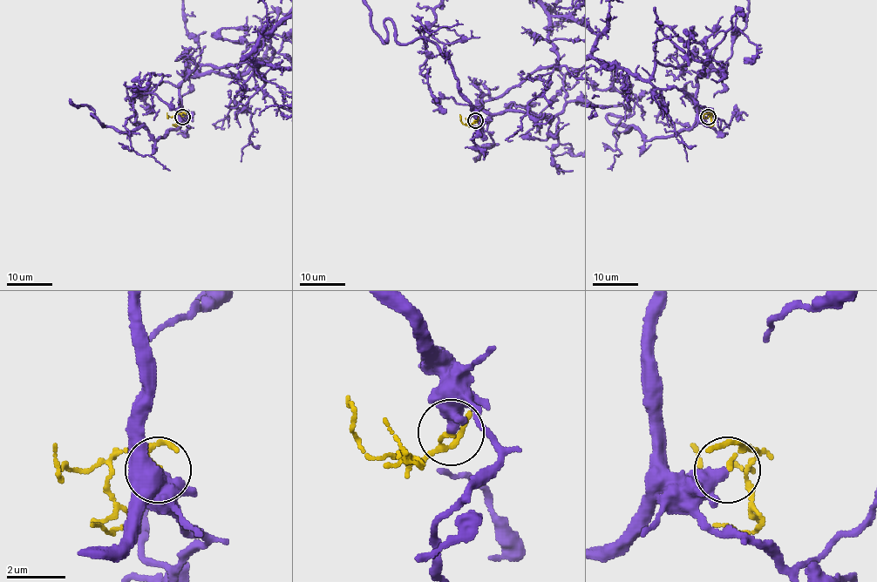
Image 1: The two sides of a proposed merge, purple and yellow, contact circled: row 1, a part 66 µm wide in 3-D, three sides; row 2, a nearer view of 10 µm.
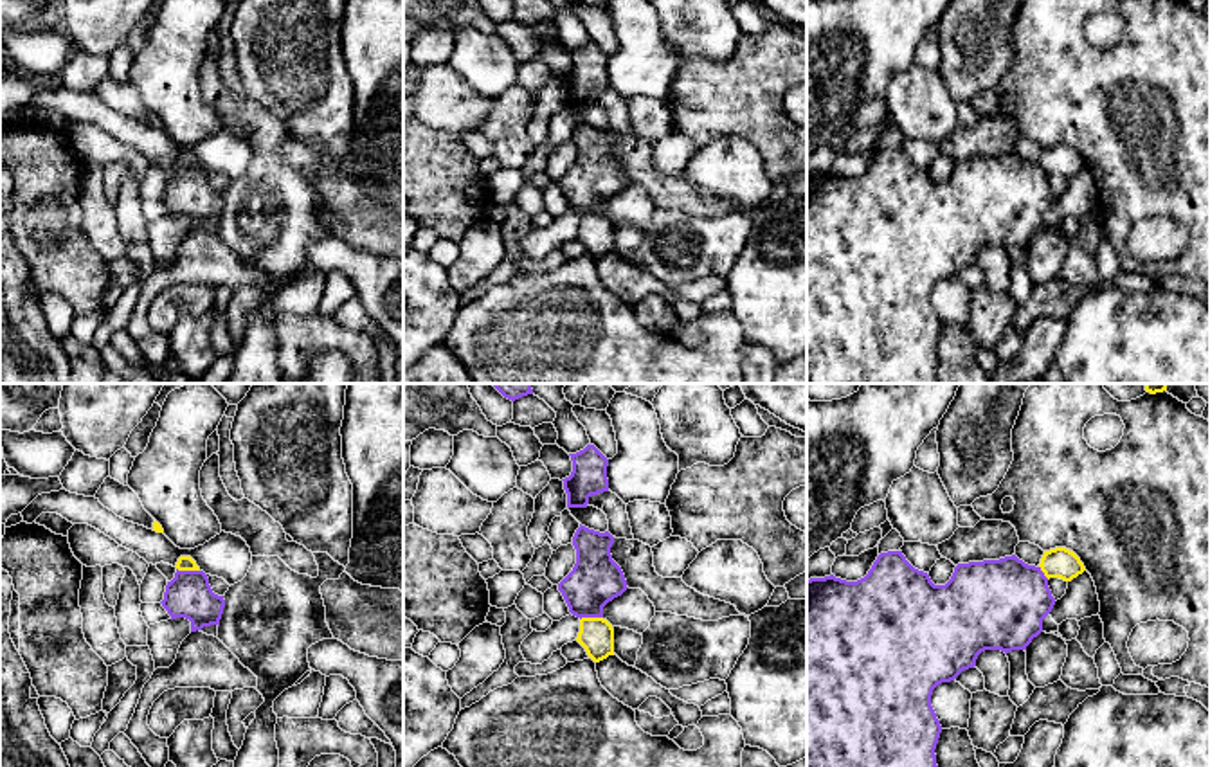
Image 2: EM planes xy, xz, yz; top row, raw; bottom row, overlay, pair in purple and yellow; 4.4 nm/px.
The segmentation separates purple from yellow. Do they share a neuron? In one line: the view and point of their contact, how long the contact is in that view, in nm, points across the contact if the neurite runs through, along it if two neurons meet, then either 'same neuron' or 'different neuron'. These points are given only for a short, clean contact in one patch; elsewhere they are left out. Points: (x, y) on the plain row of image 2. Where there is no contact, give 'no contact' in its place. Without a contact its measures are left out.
xy (188, 168) | 110 nm | along xy (177, 164), (198, 168) | different neuron

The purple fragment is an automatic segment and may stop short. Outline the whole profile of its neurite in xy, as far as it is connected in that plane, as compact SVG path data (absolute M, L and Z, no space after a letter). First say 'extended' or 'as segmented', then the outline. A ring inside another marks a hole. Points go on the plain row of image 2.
as segmented; M178 167L167 178L164 196L160 198L171 216L185 214L191 218L191 229L218 221L223 211L225 196L212 189L203 167Z

